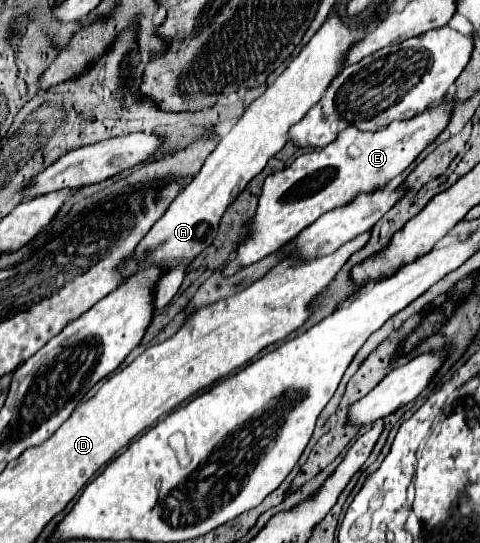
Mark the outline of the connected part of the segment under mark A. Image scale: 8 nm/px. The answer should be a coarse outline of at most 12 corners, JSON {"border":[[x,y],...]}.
{"border":[[329,16],[117,268],[171,302],[365,26]]}

